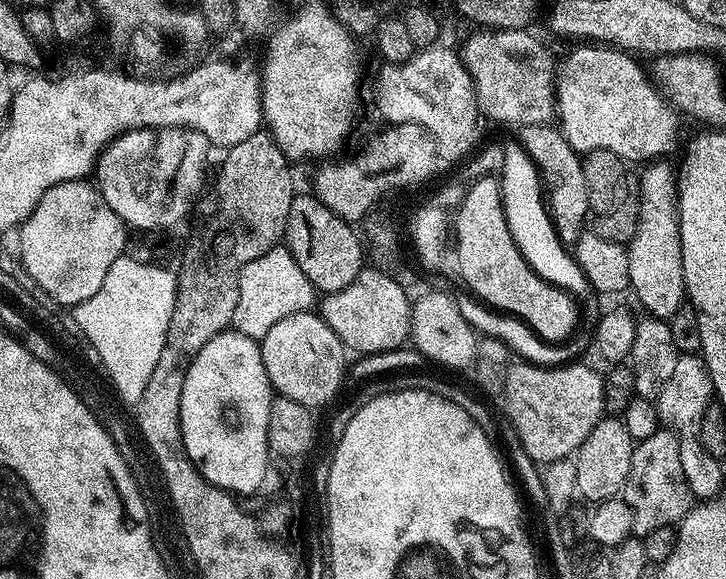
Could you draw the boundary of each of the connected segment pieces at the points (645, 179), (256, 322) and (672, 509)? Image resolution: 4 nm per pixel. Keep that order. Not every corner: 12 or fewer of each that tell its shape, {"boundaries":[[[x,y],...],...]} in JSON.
{"boundaries":[[[640,176],[630,288],[651,317],[685,303],[678,180]],[[277,246],[240,272],[235,331],[261,341],[313,307],[314,289]],[[658,430],[632,449],[622,498],[632,535],[679,525],[694,503],[679,442]]]}

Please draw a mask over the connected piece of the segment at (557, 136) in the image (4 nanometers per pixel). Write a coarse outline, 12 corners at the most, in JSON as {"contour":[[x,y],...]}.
{"contour":[[551,123],[518,141],[546,185],[560,240],[590,212],[581,157]]}

